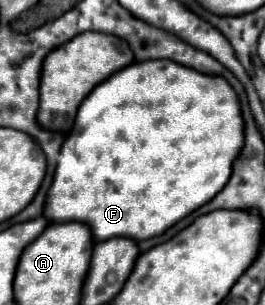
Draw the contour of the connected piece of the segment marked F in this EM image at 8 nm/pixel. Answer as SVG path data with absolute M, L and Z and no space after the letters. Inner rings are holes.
M175 61L133 63L125 69L121 69L119 73L113 73L113 77L105 79L101 85L97 85L81 103L81 107L77 111L75 125L69 131L69 135L61 147L61 155L59 155L59 163L57 163L57 171L55 171L55 181L51 185L43 215L53 223L83 221L93 229L95 241L105 241L111 237L129 237L135 241L143 241L143 239L163 235L177 221L181 221L183 217L193 213L197 207L205 205L207 201L211 201L215 197L215 193L227 185L227 181L233 173L233 161L237 159L237 153L241 153L241 149L245 145L243 129L245 129L245 121L241 115L239 97L223 77L209 77L205 73L197 73L195 69L185 69L185 65L177 65Z

